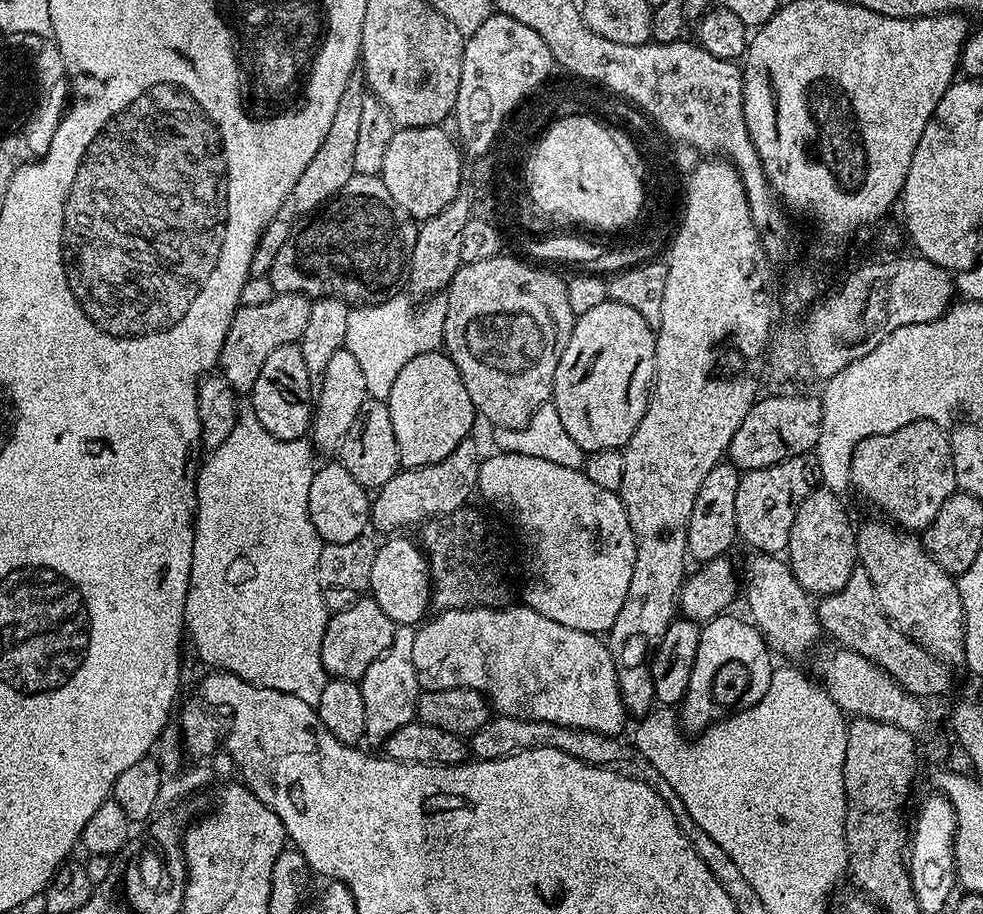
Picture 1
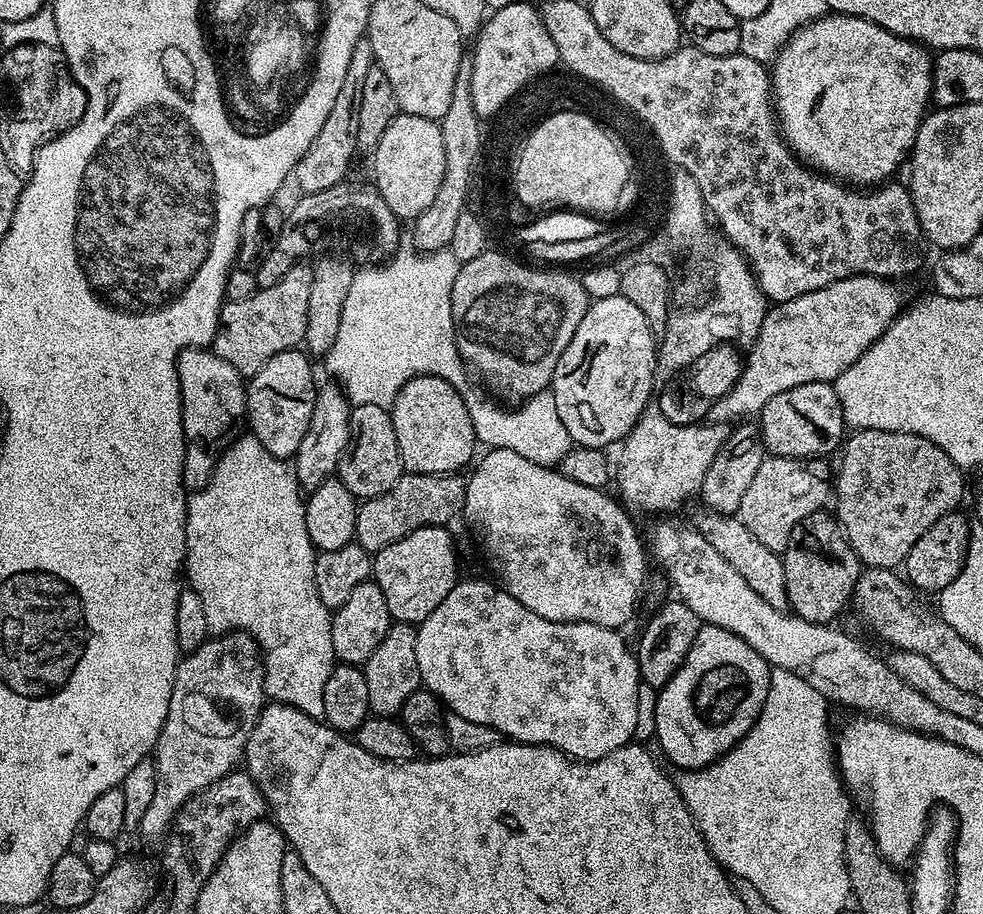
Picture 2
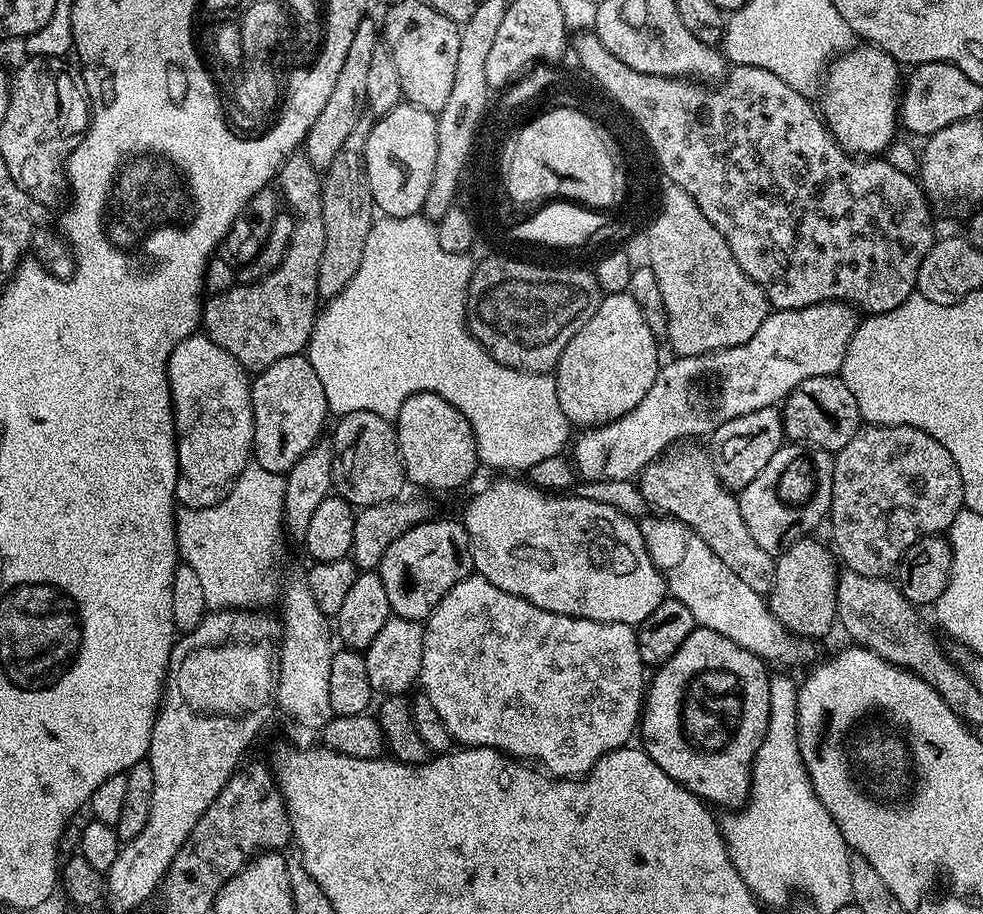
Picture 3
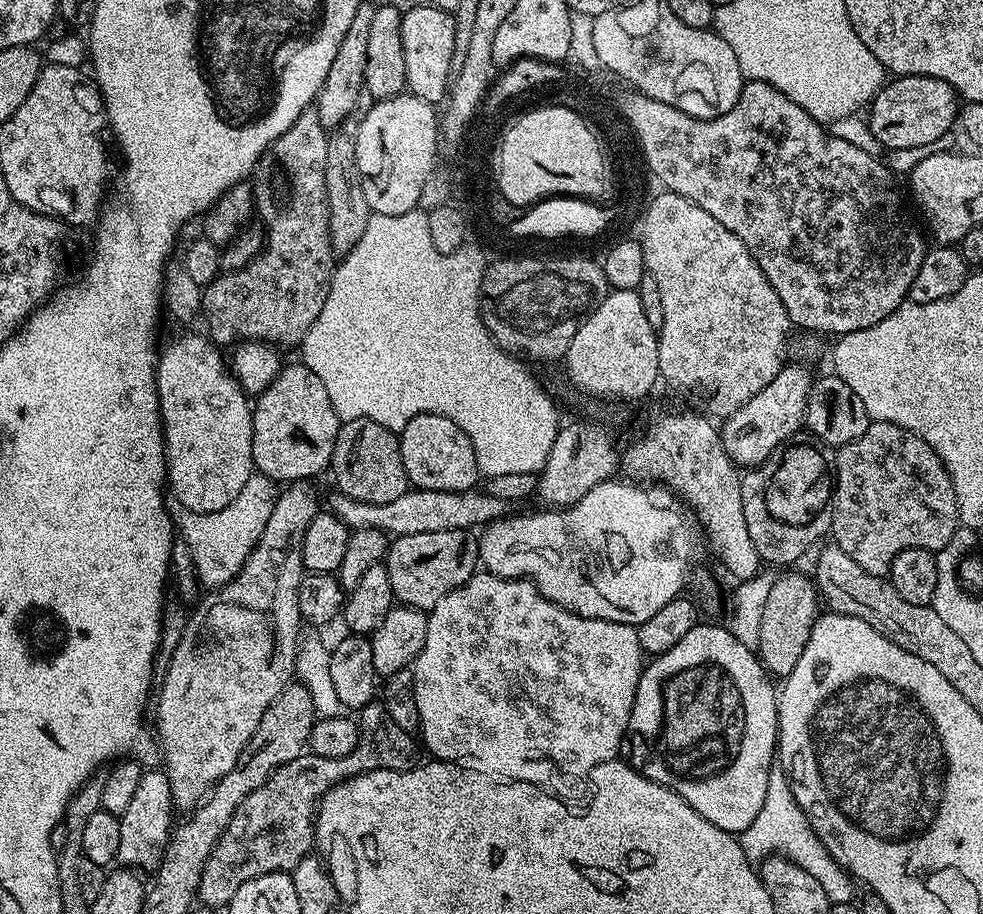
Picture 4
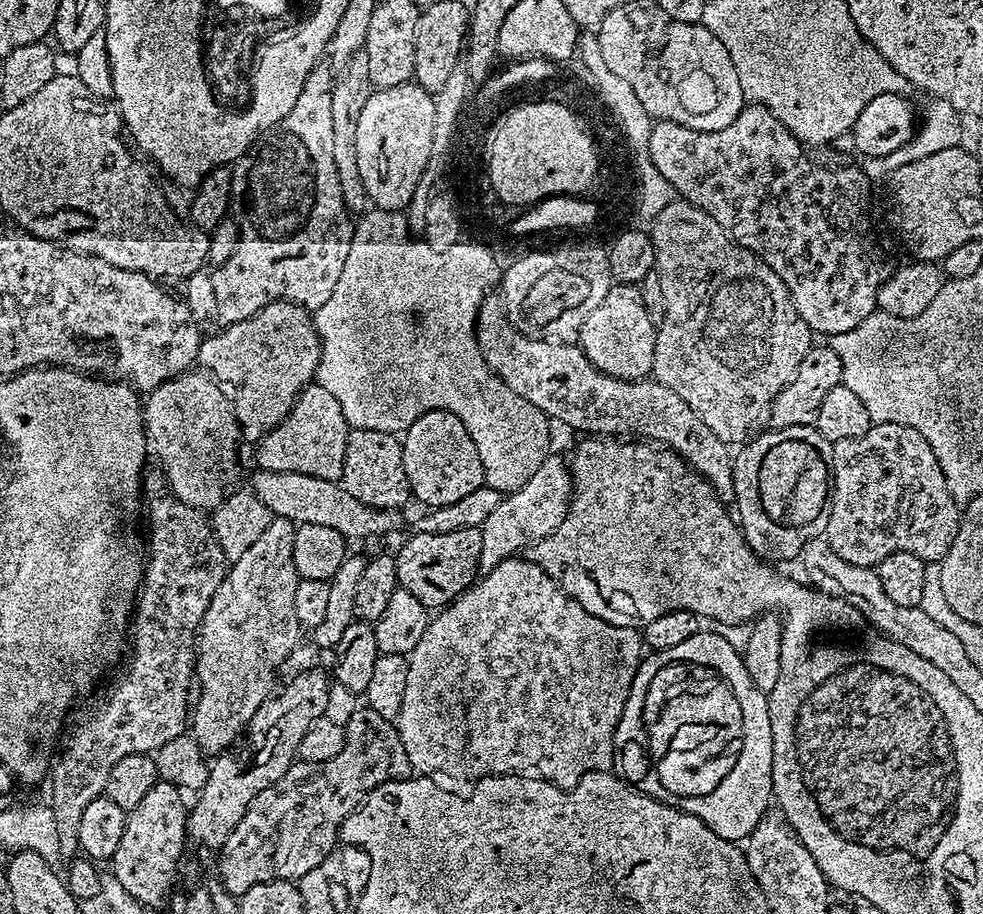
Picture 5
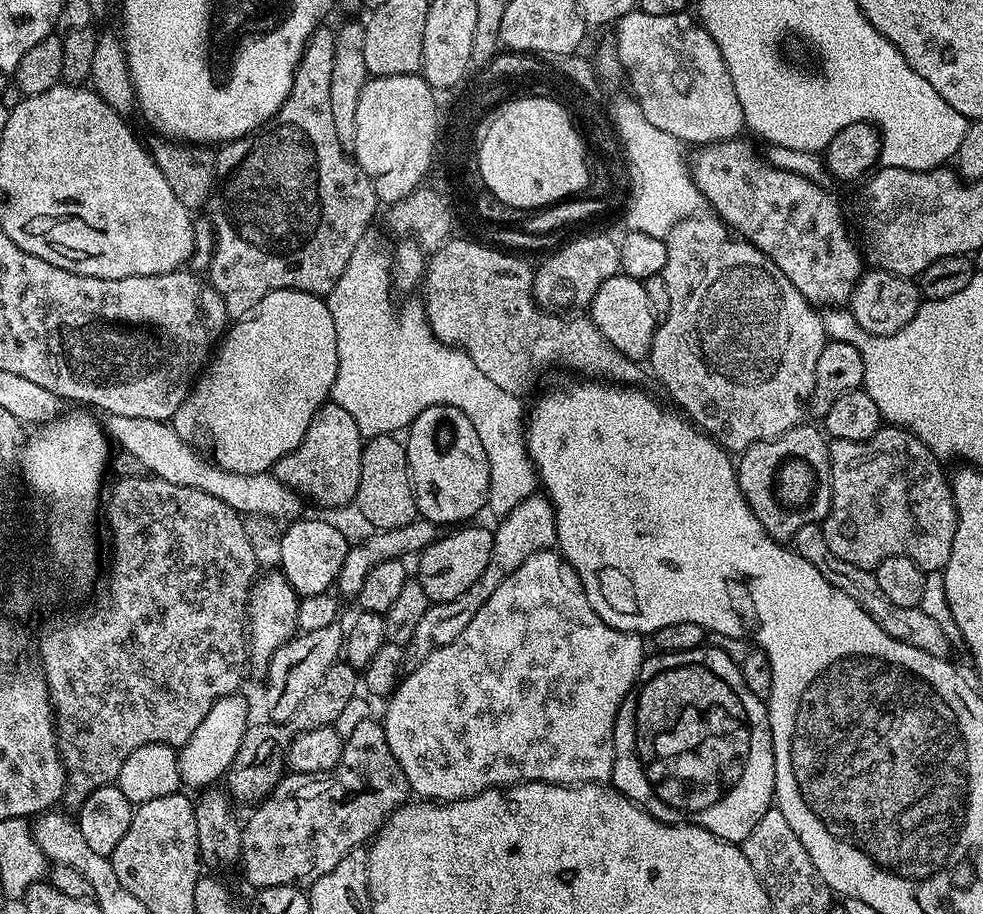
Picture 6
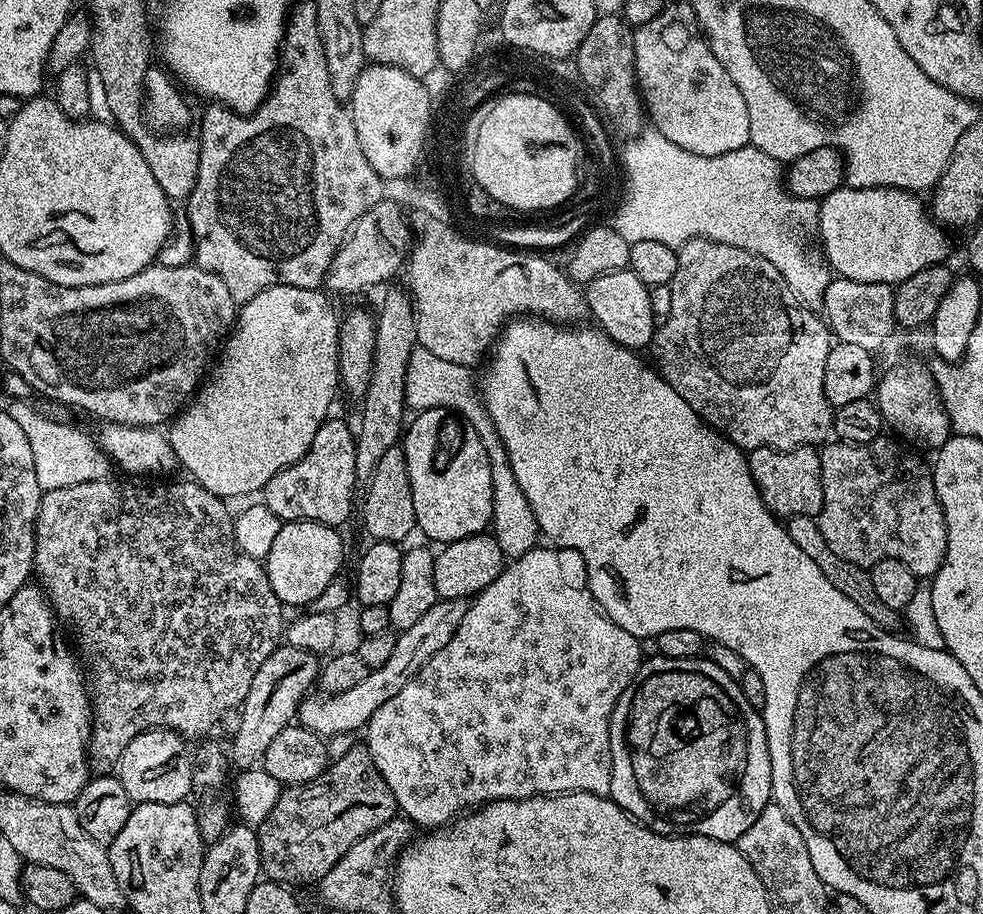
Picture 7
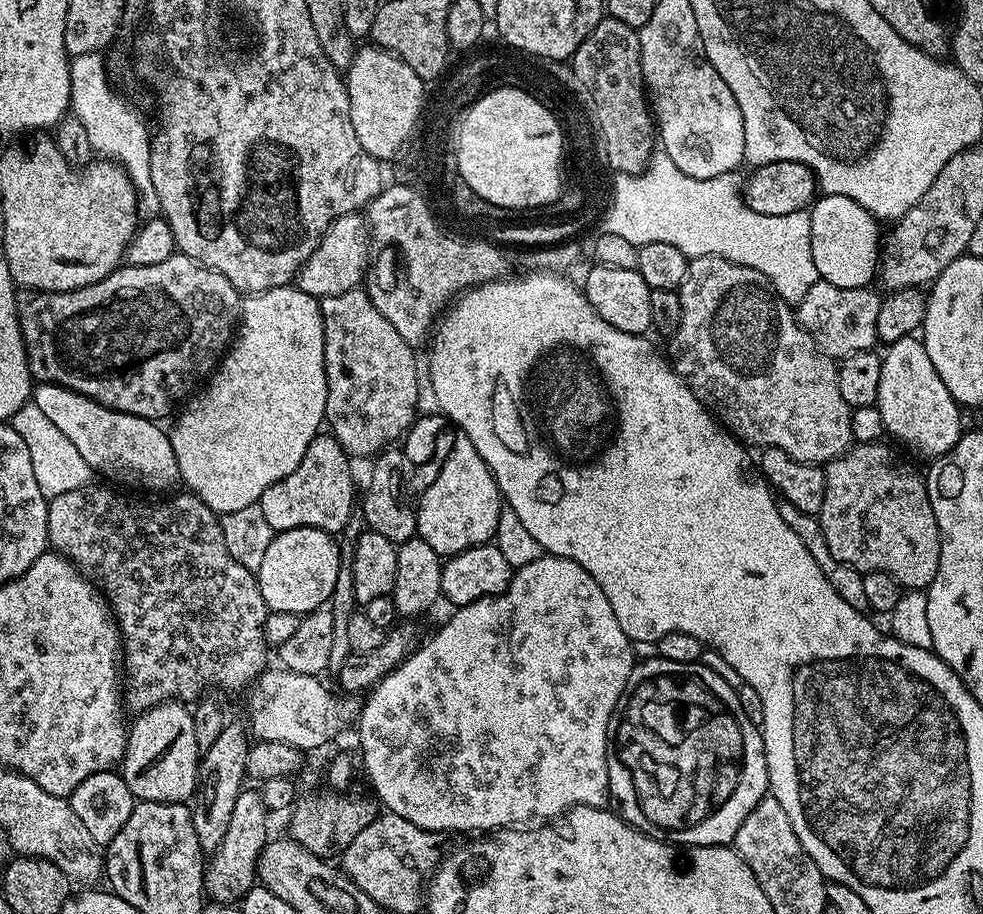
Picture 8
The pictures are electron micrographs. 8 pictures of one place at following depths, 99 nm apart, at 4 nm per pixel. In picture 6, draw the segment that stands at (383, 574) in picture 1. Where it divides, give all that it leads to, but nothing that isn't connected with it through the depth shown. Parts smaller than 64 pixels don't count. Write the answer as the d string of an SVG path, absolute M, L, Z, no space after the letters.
M460 526L449 534L441 535L433 544L427 544L423 552L419 553L420 565L414 568L415 575L420 581L422 590L429 601L445 604L458 594L466 594L478 578L482 578L482 570L492 561L492 533L489 528L472 528L476 526Z

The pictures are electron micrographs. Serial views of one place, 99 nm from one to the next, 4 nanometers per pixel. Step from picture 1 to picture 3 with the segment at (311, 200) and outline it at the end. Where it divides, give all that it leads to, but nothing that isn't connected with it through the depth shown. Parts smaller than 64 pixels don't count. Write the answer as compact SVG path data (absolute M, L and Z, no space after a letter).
M365 18L358 22L358 30L354 30L354 38L350 42L350 51L342 62L342 71L338 73L338 82L334 82L334 91L330 93L330 99L322 114L314 118L314 126L306 134L302 145L303 155L317 170L326 170L334 158L349 143L352 131L360 124L360 115L366 112L366 81L368 67L374 50L381 43L382 32L372 18Z

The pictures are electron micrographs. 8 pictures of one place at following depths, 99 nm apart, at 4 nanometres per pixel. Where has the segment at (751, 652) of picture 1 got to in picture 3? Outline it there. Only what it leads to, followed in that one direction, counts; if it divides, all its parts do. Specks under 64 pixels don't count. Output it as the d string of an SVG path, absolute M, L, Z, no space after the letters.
M696 627L690 634L690 638L686 638L686 642L678 646L676 653L665 664L659 665L653 671L656 672L653 676L651 673L638 725L638 736L644 739L642 747L650 758L654 758L654 762L658 762L658 766L662 766L662 770L666 770L666 774L670 774L670 778L674 778L674 782L678 782L686 791L692 792L709 805L721 804L724 810L736 810L748 799L748 792L752 788L752 759L758 754L758 746L762 746L772 713L770 672L767 672L764 667L766 667L764 660L750 653L749 650L744 650L742 646L730 641L725 635L718 634L715 630Z

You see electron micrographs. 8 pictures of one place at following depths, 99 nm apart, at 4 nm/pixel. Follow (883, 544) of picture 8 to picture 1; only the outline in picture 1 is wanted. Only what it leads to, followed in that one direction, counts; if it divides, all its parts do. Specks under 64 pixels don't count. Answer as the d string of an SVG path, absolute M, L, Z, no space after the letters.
M912 420L890 434L858 442L852 452L850 484L881 508L891 523L913 534L928 529L942 510L942 502L957 491L949 433L935 420Z

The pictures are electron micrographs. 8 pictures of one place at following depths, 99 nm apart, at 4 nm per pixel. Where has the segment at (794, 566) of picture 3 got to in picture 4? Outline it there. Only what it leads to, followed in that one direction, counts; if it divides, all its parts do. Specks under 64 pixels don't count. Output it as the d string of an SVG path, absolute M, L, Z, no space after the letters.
M788 570L780 575L778 582L774 582L770 594L766 594L766 606L762 609L762 626L758 630L756 643L760 663L767 670L769 677L783 678L790 674L790 670L794 670L810 638L810 630L816 617L821 615L821 612L821 597L813 581L805 573Z

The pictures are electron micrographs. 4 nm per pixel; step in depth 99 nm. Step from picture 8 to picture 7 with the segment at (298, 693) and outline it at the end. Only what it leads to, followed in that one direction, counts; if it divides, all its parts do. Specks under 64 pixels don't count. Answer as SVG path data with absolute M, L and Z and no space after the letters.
M462 599L440 600L434 606L430 606L430 610L426 610L426 614L422 614L422 618L414 622L414 626L397 635L390 658L386 658L382 666L371 669L368 676L362 678L362 682L358 682L358 686L350 686L350 690L331 694L305 696L300 704L298 724L323 738L337 736L343 732L359 733L359 728L361 731L367 725L374 710L378 710L382 702L390 702L390 698L394 698L394 694L398 694L398 690L402 690L402 686L406 686L406 682L410 682L410 678L414 678L418 670L426 666L426 662L430 662L430 658L434 658L434 654L438 654L438 650L442 650L446 642L450 642L450 638L454 638L468 605L469 601Z

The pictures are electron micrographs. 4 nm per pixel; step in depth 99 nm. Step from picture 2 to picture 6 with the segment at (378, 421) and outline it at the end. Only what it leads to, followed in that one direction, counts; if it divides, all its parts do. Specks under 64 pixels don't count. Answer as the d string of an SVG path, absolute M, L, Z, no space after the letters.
M395 435L371 437L365 443L362 454L362 474L360 475L360 485L356 491L354 501L355 507L360 507L360 512L364 515L364 520L373 529L397 528L406 526L409 522L417 519L416 493L412 491L412 475L408 472L408 450L403 443L396 441Z

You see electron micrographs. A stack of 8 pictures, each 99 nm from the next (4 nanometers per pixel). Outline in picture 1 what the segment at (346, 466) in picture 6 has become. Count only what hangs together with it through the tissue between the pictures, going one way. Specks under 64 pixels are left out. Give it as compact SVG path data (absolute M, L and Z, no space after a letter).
M299 343L278 346L262 366L258 378L250 393L250 410L274 434L274 438L298 440L307 437L310 432L314 411L314 390L306 374L306 361L302 358Z

